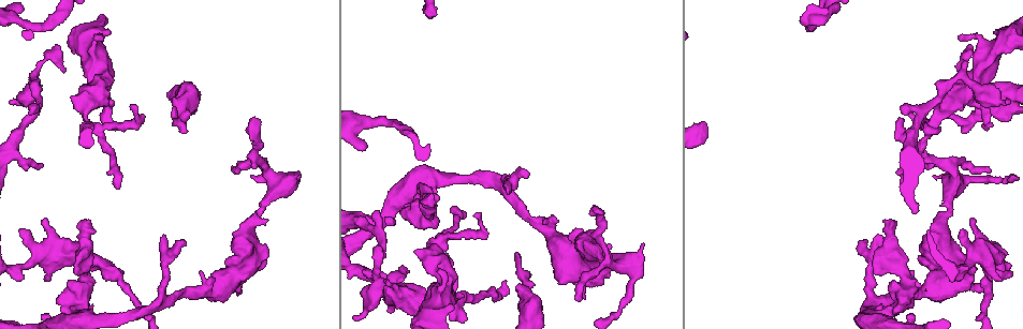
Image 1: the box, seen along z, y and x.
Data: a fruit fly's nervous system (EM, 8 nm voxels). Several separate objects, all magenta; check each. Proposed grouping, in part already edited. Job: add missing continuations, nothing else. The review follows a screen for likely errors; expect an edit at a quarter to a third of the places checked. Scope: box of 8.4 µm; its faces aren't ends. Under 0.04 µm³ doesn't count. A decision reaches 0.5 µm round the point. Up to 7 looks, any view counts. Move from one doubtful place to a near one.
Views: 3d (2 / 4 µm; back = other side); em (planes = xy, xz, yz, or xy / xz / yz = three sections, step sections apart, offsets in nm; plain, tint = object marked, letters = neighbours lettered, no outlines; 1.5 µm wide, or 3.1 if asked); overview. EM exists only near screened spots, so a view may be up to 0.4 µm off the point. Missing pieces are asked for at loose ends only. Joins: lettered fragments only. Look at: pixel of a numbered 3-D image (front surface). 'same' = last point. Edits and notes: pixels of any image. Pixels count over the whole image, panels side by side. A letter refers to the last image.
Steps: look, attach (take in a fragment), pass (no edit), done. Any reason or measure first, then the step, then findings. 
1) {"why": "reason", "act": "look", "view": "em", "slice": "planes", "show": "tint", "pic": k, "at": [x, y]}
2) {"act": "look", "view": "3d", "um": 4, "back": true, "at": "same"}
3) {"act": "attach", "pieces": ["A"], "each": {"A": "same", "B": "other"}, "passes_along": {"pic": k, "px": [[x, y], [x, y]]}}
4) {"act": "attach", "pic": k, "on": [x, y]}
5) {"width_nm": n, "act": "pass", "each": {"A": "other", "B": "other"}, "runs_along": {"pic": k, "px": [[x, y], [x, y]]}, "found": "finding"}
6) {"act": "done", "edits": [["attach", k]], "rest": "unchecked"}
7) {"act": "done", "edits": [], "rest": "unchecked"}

{"why": "tapers out", "act": "look", "view": "3d", "um": 4, "pic": 1, "at": [579, 300]}

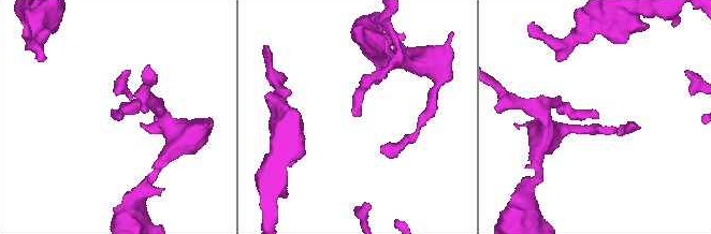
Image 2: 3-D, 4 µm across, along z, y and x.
{"why": "need the tissue", "act": "look", "view": "em", "slice": "planes", "show": "plain", "pic": 2, "at": [112, 116]}

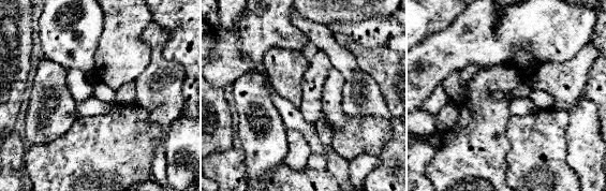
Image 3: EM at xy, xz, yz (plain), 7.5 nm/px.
{"why": "see the neighbours", "act": "look", "view": "em", "slice": "planes", "show": "letters", "at": "same"}

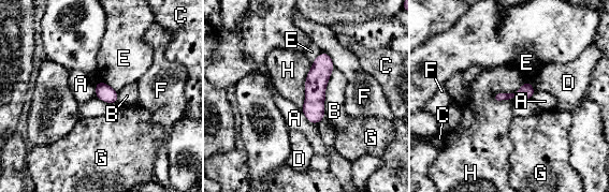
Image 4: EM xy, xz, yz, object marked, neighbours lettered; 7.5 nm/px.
{"longest_contact_nm": ["B", 380], "act": "pass", "each": {"A": "other", "B": "other", "C": "other", "D": "other", "E": "other", "F": "other", "G": "other", "H": "other"}, "runs_along": {"pic": 4, "px": [[323, 55], [315, 85], [314, 120]]}, "found": "none of them fits"}

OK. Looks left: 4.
{"why": "branch stops here", "act": "look", "view": "em", "slice": "planes", "show": "letters", "pic": 1, "at": [202, 271]}

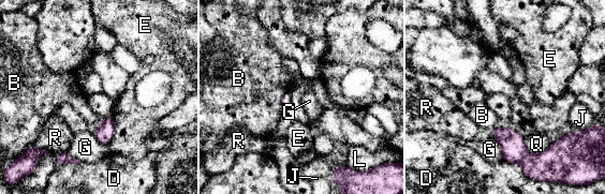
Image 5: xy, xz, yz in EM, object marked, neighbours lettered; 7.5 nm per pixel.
{"act": "pass", "each": {"B": "other", "D": "other", "E": "other", "G": "other", "J": "other", "L": "other", "Q": "other", "R": "other"}, "border": {"pic": 5, "px": [[105, 118], [101, 124]]}, "found": "none of them fits"}

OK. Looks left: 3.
{"act": "look", "view": "em", "slice": "yz", "step": 4, "show": "letters", "pic": 1, "at": [299, 177]}

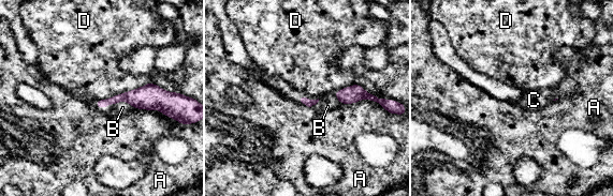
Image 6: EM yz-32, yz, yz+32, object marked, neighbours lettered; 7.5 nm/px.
{"act": "pass", "each": {"A": "other", "B": "other", "C": "other", "D": "other"}, "border": {"pic": 6, "px": [[332, 92], [339, 104]]}, "found": "none of them fits"}

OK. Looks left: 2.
{"act": "done", "edits": [], "rest": "unchecked"}

